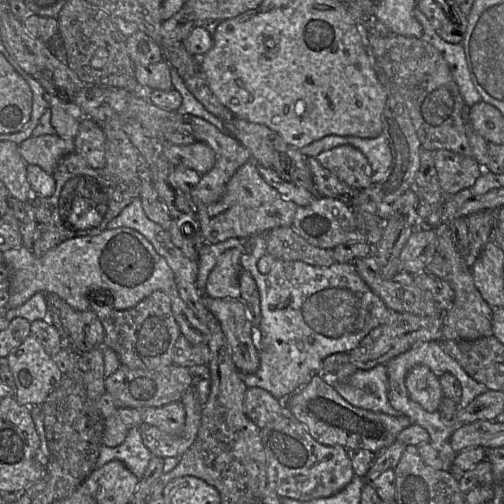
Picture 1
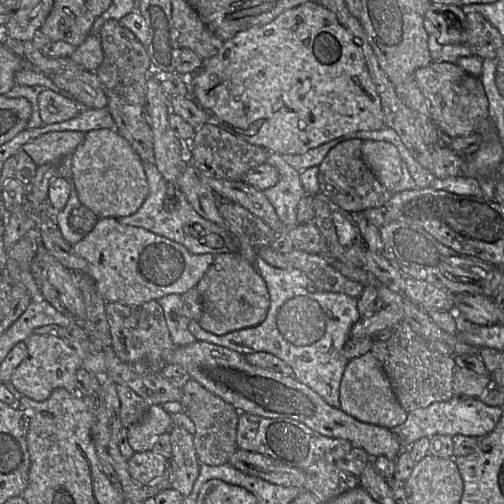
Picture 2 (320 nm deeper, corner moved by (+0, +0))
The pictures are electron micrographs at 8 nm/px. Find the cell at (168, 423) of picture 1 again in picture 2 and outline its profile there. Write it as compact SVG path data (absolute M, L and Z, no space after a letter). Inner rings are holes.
M237 449L230 457L228 464L247 475L285 487L302 488L306 481L303 471L269 456L243 449Z

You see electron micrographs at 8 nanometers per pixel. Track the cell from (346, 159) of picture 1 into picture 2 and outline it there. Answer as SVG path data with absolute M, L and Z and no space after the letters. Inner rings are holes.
M348 139L335 145L318 166L319 192L348 212L363 212L387 204L392 193L381 184L362 159L362 140Z

